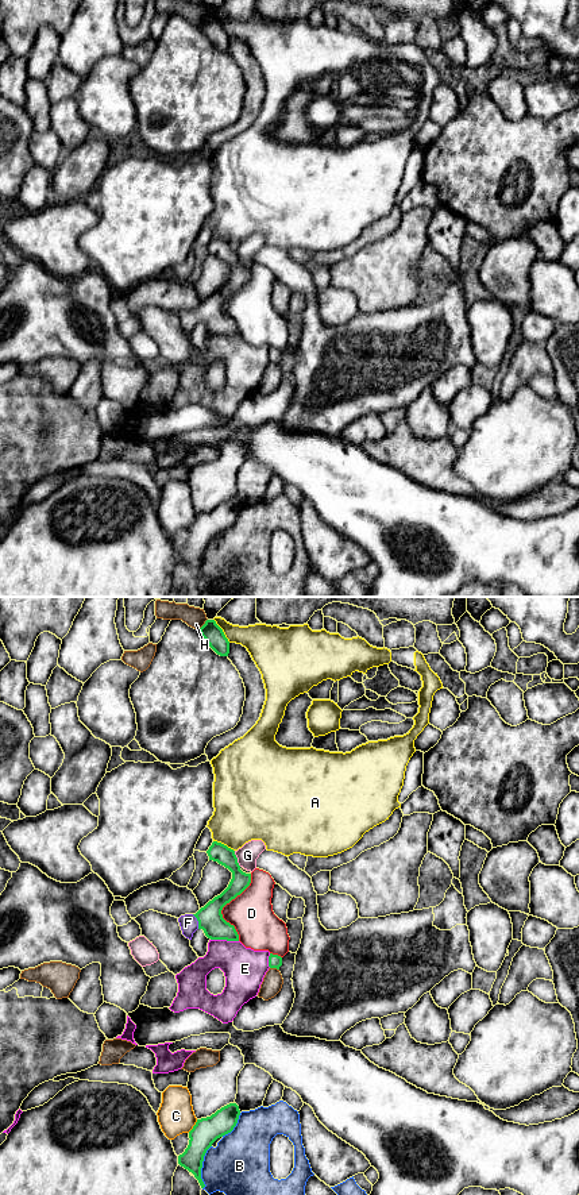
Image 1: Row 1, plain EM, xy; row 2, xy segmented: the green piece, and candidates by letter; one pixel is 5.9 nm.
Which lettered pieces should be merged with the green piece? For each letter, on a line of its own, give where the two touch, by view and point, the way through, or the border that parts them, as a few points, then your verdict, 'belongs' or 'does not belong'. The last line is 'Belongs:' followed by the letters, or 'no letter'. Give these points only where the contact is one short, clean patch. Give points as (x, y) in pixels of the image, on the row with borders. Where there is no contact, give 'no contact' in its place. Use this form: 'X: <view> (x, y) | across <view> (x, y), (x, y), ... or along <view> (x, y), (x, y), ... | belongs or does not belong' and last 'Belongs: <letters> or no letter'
A: xy (222, 631) | does not belong
B: xy (201, 1167) | does not belong
C: xy (193, 1126) | does not belong
D: xy (224, 905) | does not belong
E: xy (224, 939) | does not belong
F: xy (197, 920) | across xy (209, 917), (197, 920), (188, 922) | belongs
G: xy (236, 859) | along xy (234, 851), (240, 866) | does not belong
H: xy (204, 624) | does not belong
Belongs: F

